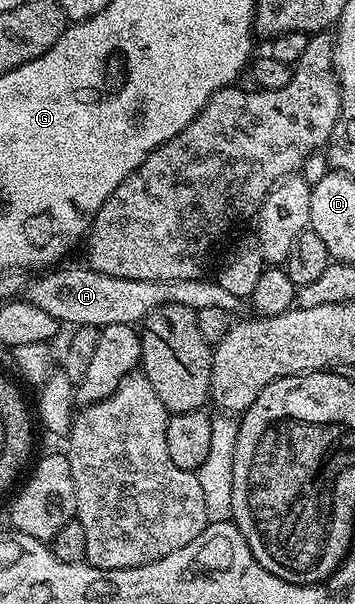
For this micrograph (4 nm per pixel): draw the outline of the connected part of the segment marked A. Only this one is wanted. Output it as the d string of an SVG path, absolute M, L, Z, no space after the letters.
M87 266L60 269L50 274L28 280L22 287L22 299L54 317L57 322L73 326L96 326L101 329L110 324L137 324L147 315L166 304L186 305L192 310L202 308L226 309L235 312L238 301L232 293L223 289L217 280L209 278L190 281L156 282L137 281L130 278L112 278Z

